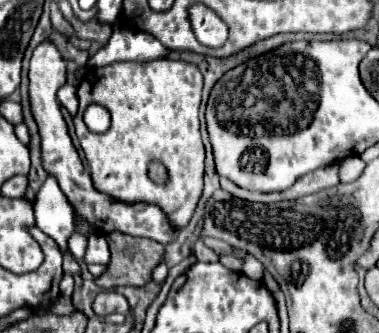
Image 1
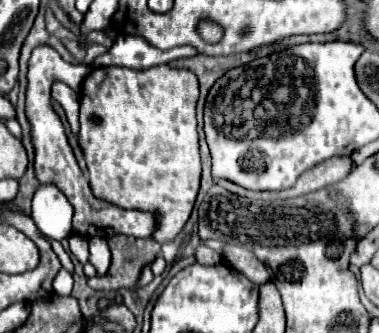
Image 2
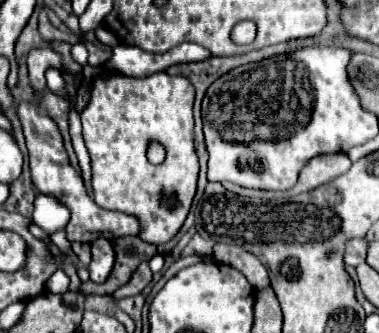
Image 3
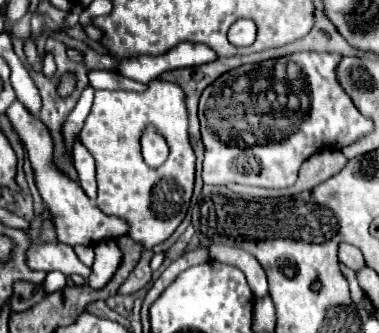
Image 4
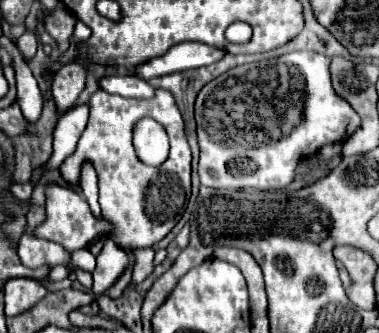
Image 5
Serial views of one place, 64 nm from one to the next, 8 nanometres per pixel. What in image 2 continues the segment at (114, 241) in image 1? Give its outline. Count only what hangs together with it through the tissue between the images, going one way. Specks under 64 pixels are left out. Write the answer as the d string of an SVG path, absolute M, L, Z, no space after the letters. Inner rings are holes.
M110 236L108 244L112 252L112 264L108 272L100 278L88 280L94 290L102 292L136 286L142 268L150 266L160 252L160 244L152 238L142 240L134 236Z

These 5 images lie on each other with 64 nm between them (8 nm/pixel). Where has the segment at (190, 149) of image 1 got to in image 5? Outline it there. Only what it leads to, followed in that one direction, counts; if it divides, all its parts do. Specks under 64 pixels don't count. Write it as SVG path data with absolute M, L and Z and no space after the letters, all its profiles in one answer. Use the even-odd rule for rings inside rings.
M156 90L150 100L120 98L108 92L94 92L89 101L90 120L80 136L78 148L64 160L60 172L64 182L78 186L78 170L84 160L92 160L98 172L100 186L100 208L102 216L114 224L112 238L118 246L150 248L160 242L182 218L186 202L190 198L190 174L192 174L192 152L184 132L184 118L176 106L172 92ZM150 116L166 128L170 138L170 158L160 166L146 166L134 150L132 132L140 118ZM152 182L152 210L146 210L146 192Z

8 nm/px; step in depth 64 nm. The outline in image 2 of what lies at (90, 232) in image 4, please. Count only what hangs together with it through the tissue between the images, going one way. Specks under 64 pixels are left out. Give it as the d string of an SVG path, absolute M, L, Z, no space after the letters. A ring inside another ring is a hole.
M42 44L38 48L34 48L32 56L30 56L30 68L28 68L28 94L26 94L26 116L32 124L32 142L34 142L34 148L36 148L36 160L34 160L34 168L36 168L36 178L46 184L46 182L54 182L62 192L66 192L66 198L68 202L74 206L74 234L80 234L80 236L94 236L90 232L98 232L98 234L104 234L104 238L108 236L116 236L116 234L126 234L126 236L134 236L134 238L152 238L152 232L156 230L156 216L152 216L150 212L144 212L144 210L126 210L126 208L120 208L120 206L114 206L114 204L108 204L100 198L96 198L90 190L90 184L86 180L86 176L82 174L78 162L76 162L76 156L68 144L68 138L66 138L66 132L64 132L64 126L60 122L60 116L54 112L54 102L52 102L52 84L54 82L71 83L71 85L77 85L79 87L79 93L81 91L81 85L83 84L86 76L91 72L91 67L85 64L68 64L60 58L60 54L48 46L48 44Z

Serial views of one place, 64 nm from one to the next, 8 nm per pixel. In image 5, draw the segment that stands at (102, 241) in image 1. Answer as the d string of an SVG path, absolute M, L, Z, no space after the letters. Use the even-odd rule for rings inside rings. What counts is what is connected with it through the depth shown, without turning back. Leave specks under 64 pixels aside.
M108 238L104 242L104 248L100 250L100 254L96 256L96 268L92 272L92 276L94 276L92 292L96 292L96 294L106 292L120 278L120 274L126 270L126 266L128 266L126 252Z

